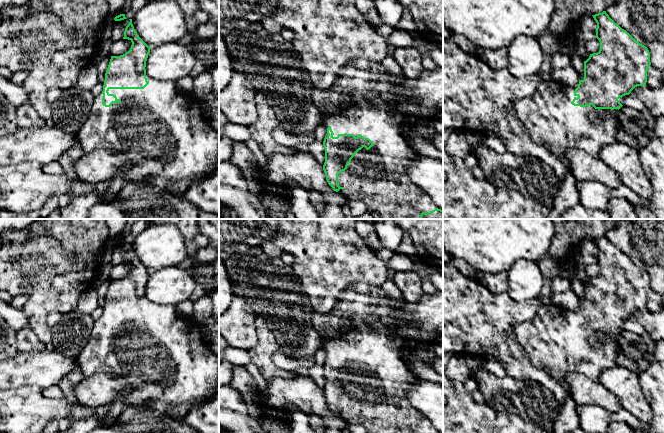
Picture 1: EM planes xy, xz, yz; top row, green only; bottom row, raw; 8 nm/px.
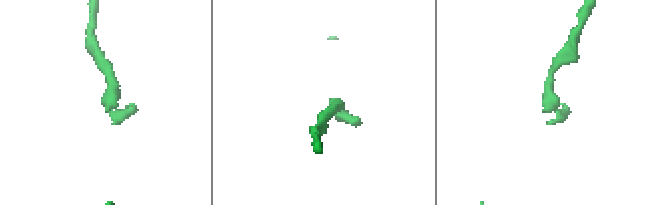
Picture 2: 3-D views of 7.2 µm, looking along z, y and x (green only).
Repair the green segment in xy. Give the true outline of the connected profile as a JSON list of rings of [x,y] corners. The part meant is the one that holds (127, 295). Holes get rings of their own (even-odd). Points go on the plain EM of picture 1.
[[[132,243],[126,250],[123,263],[132,266],[128,276],[111,280],[105,297],[102,316],[94,321],[91,336],[78,354],[76,360],[84,377],[98,373],[113,373],[123,378],[128,389],[120,400],[134,405],[150,405],[155,410],[167,414],[175,406],[190,404],[191,408],[183,422],[198,433],[219,433],[219,355],[205,343],[191,318],[180,314],[175,306],[146,302],[146,285],[149,271],[137,258]]]

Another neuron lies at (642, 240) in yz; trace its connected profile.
[[[620,219],[619,225],[605,234],[609,241],[650,276],[651,289],[664,295],[664,219]]]

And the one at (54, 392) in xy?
[[[53,385],[47,389],[44,389],[43,394],[45,397],[50,398],[50,399],[61,400],[65,398],[62,390],[58,387],[58,385]]]

